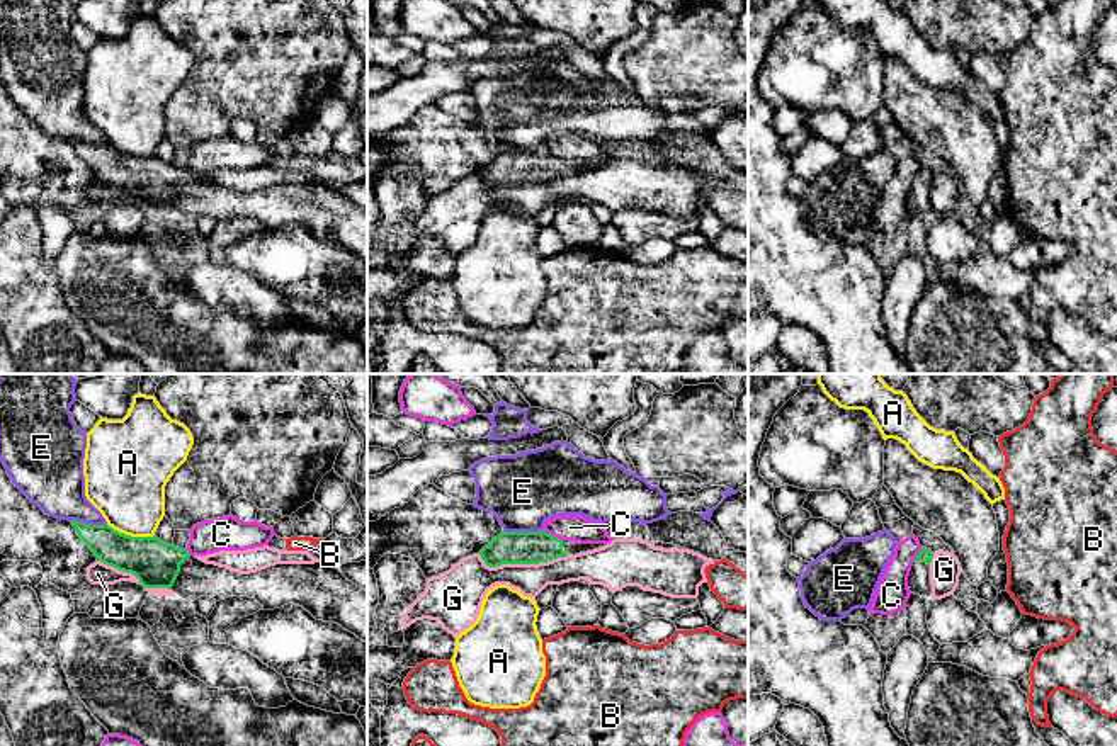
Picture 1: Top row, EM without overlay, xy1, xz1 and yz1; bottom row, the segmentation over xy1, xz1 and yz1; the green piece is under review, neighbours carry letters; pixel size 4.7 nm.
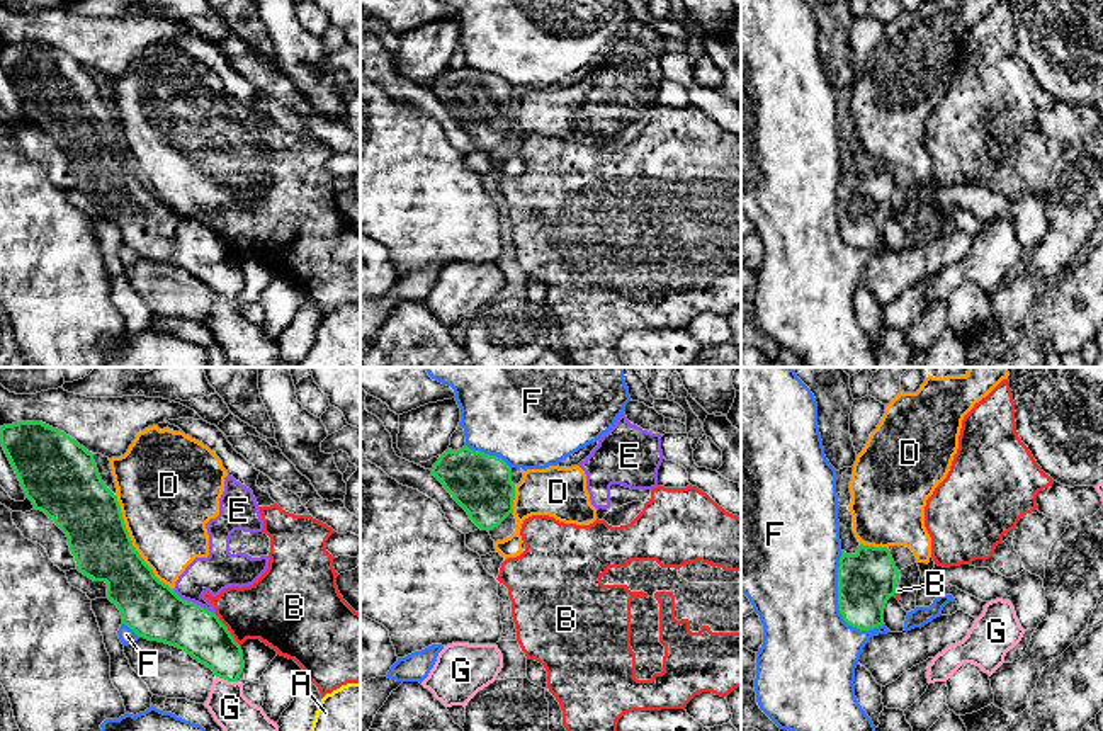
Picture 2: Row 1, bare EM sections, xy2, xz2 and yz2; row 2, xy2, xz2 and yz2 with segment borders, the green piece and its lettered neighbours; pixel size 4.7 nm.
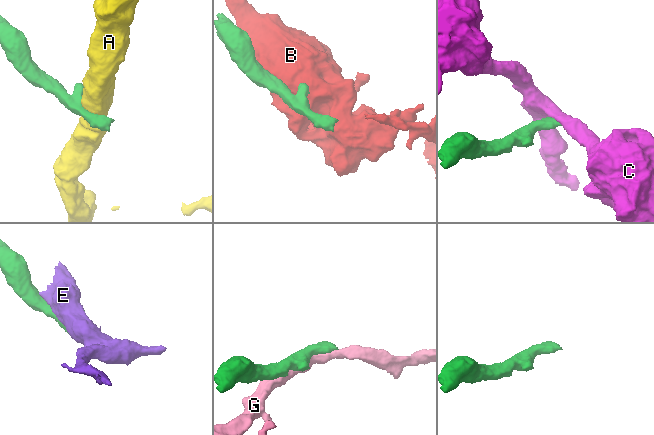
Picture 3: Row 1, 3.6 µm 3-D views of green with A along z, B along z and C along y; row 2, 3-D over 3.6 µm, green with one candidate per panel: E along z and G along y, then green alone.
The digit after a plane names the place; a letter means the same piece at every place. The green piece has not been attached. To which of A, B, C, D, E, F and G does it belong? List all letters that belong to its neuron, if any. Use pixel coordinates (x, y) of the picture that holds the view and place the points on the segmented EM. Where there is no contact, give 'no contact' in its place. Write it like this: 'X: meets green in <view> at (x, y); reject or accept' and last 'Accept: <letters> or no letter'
A: meets green in xy1 at (130, 536); reject
B: meets green in xy2 at (228, 631); reject
C: meets green in xz1 at (553, 536); reject
D: meets green in xy2 at (131, 544); reject
E: meets green in xy2 at (192, 602); reject
F: meets green in yz2 at (838, 600); reject
G: meets green in xz1 at (521, 563); reject
Accept: no letter

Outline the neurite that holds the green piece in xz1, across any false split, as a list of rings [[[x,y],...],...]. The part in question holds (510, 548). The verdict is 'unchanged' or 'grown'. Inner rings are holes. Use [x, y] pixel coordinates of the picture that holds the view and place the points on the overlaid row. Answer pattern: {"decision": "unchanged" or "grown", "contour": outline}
{"decision": "grown", "contour": [[[546,530],[539,532],[502,532],[478,554],[486,566],[502,564],[539,564],[558,557],[575,556],[593,551],[607,544],[580,544],[575,540],[561,540]]]}

